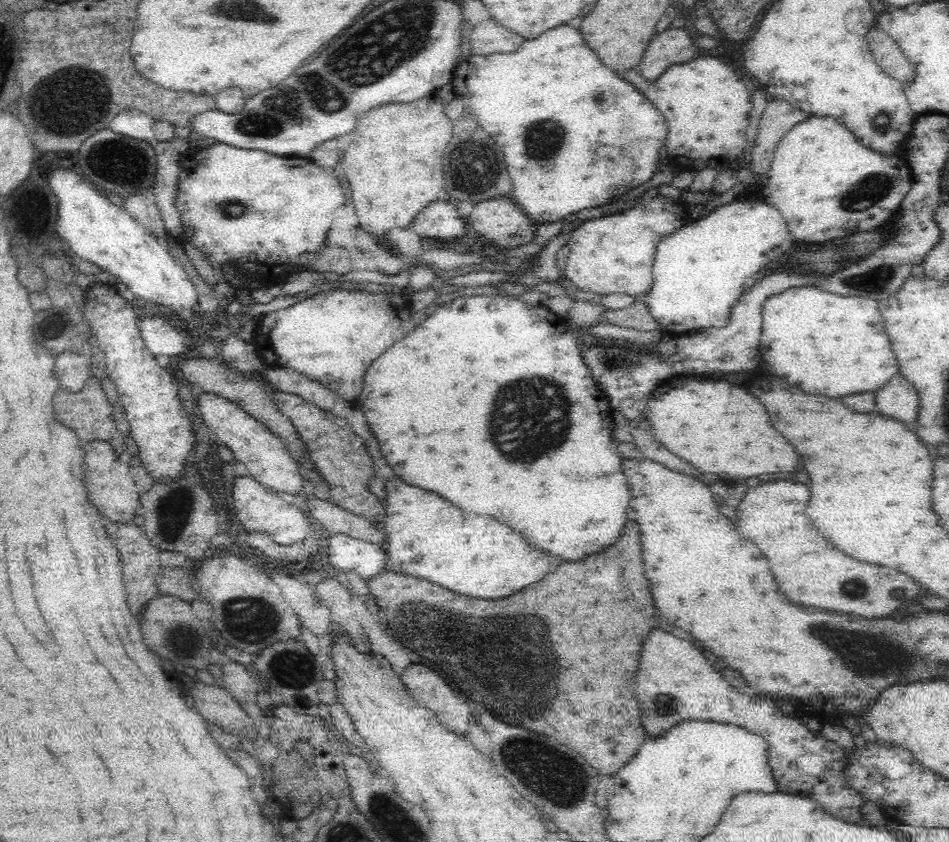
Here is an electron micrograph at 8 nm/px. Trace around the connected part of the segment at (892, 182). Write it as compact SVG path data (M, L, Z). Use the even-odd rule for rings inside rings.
M812 115L795 124L780 140L770 172L756 181L760 200L764 198L767 204L780 210L796 242L826 242L844 238L846 234L874 230L895 216L913 183L907 160L905 146L894 154L882 154L862 146L846 126L836 122L836 118ZM854 180L856 206L836 196L842 186L850 186Z

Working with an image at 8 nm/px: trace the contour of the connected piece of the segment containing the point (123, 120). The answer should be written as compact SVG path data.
M126 109L114 117L109 127L118 134L130 136L136 140L147 140L155 145L157 140L153 131L154 123L155 120L147 114L136 109Z

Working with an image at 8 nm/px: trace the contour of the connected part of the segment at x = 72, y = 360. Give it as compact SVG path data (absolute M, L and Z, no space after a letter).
M65 352L58 355L54 365L54 374L60 386L68 388L70 392L79 391L84 388L86 381L92 376L90 374L90 361L86 352Z

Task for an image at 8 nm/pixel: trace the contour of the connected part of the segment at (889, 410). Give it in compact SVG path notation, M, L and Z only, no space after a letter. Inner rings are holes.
M901 374L894 375L884 388L876 392L876 406L880 414L914 424L918 418L919 394L915 386Z

